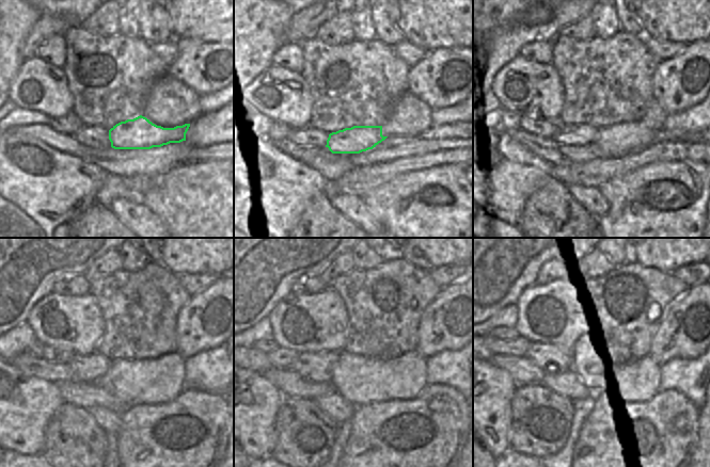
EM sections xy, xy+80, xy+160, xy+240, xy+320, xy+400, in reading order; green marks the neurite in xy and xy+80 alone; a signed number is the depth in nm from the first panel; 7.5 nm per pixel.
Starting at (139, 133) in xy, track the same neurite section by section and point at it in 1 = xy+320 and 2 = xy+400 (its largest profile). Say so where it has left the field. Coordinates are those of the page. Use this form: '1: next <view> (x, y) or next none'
1: next xy+320 (314, 366)
2: next xy+400 (551, 359)

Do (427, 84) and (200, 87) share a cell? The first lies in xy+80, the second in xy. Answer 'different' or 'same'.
same

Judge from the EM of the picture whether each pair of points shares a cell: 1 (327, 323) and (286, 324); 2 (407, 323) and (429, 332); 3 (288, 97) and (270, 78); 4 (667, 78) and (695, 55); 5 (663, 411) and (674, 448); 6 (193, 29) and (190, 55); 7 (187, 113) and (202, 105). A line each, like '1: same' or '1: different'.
1: same
2: different
3: same
4: same
5: same
6: different
7: different

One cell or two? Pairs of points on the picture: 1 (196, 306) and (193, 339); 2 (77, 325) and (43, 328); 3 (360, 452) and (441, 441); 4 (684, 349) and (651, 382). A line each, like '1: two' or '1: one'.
1: one
2: one
3: one
4: two

